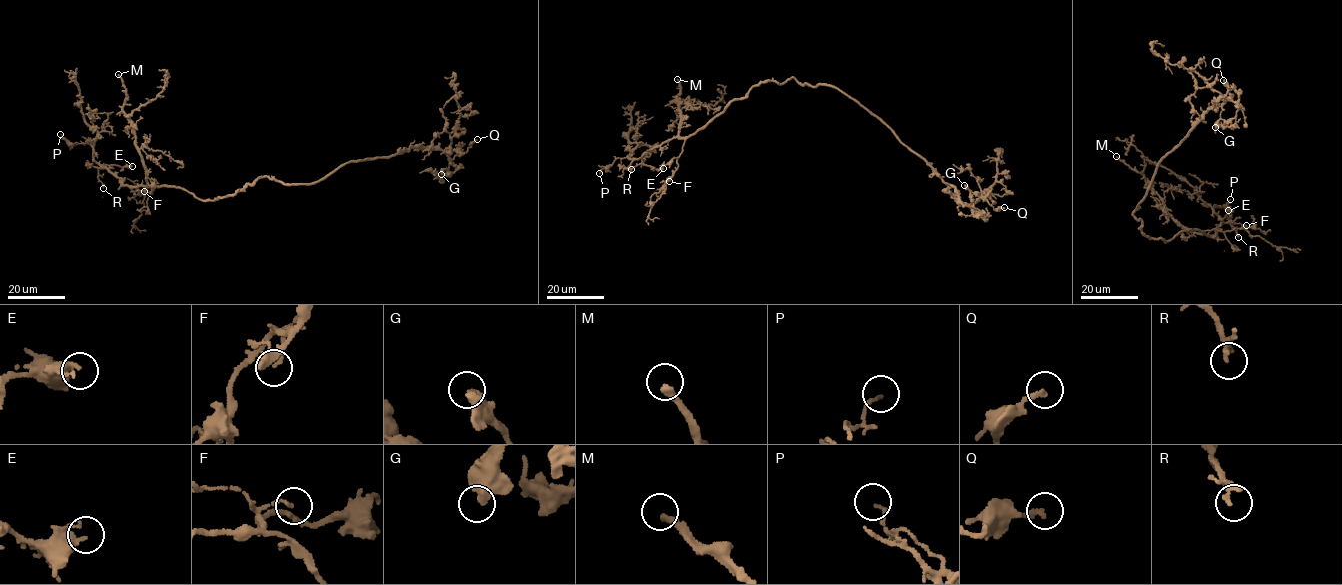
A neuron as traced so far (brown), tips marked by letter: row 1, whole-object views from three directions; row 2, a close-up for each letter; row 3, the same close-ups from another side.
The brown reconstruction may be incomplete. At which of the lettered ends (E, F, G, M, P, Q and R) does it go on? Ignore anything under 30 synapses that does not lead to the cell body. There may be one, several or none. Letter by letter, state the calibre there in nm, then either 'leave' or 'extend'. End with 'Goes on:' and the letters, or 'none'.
E: 280 nm | leave
F: 120 nm | leave
G: 550 nm | leave
M: 280 nm | extend
P: 100 nm | leave
Q: 200 nm | leave
R: 140 nm | extend
Goes on: M, R

